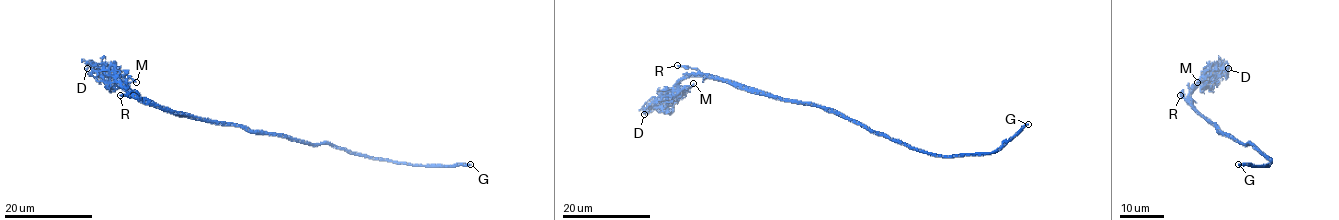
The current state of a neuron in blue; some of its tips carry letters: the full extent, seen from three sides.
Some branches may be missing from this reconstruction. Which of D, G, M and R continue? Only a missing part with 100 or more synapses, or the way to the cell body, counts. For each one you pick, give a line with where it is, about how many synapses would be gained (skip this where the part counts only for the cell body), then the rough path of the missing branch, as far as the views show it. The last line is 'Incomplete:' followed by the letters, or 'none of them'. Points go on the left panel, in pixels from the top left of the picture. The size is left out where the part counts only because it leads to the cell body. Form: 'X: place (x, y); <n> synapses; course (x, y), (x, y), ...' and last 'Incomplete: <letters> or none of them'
R: place (120, 95); course (120, 95), (100, 97), (67, 87), (60, 82), (22, 84)
Incomplete: R

